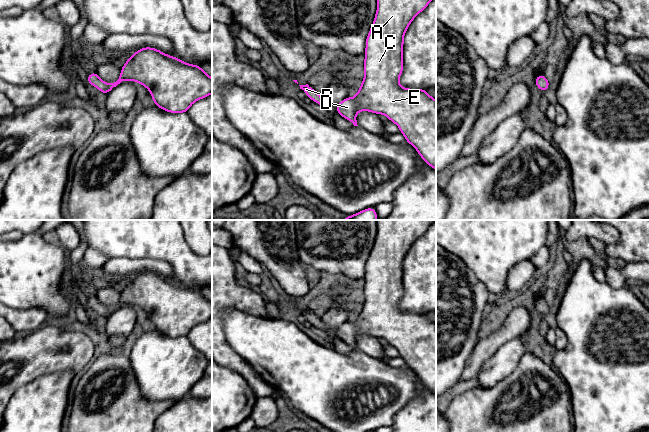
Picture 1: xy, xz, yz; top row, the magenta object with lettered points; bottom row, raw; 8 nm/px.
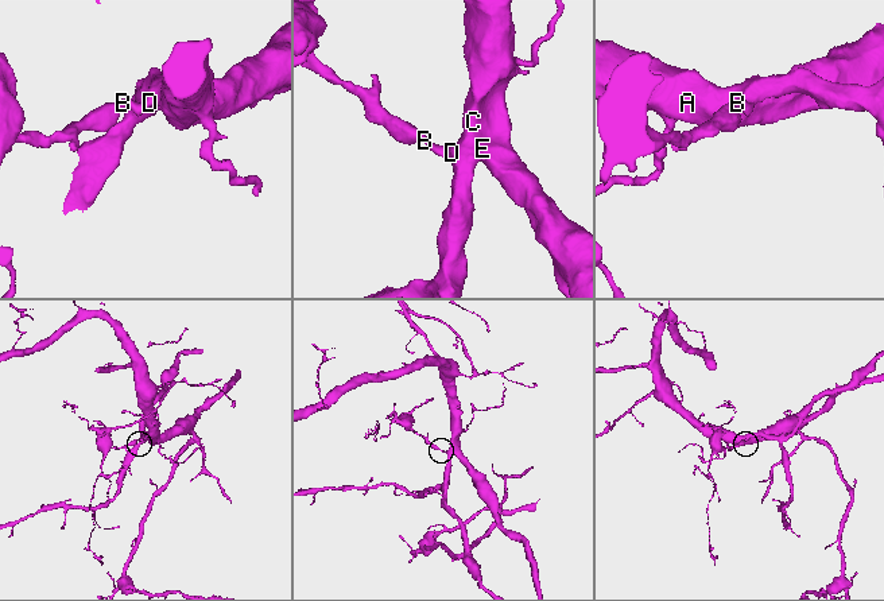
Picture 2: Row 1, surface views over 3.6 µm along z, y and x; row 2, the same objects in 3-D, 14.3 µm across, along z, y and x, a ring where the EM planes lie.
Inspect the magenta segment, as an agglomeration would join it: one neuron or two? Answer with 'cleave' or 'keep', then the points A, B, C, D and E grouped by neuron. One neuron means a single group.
keep | A B C D E

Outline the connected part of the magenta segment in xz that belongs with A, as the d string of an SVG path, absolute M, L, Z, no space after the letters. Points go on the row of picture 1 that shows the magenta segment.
M377 0L377 10L373 24L366 37L364 51L364 79L355 97L343 99L336 107L338 115L357 125L356 115L359 111L369 111L375 114L384 114L389 121L395 123L400 133L411 144L420 157L430 167L436 170L436 100L427 93L427 89L403 88L399 84L403 72L403 45L405 32L413 19L427 8L432 0Z

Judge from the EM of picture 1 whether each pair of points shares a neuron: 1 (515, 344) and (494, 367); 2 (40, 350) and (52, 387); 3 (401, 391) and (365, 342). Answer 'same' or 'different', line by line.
1: same
2: different
3: different

